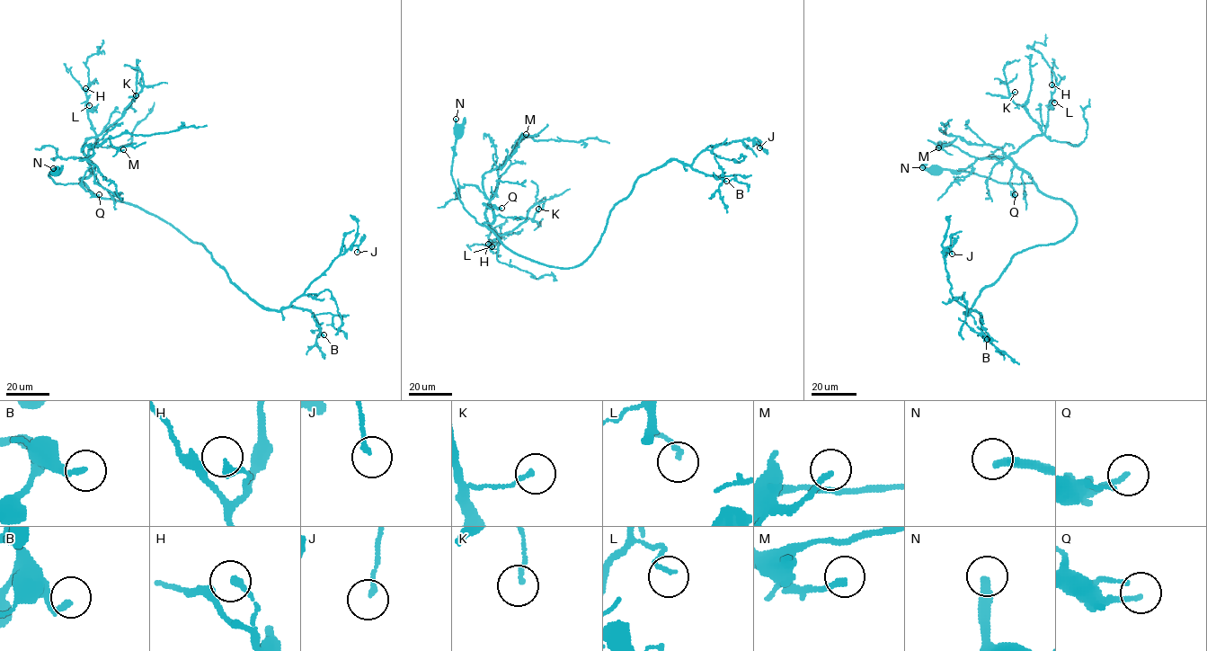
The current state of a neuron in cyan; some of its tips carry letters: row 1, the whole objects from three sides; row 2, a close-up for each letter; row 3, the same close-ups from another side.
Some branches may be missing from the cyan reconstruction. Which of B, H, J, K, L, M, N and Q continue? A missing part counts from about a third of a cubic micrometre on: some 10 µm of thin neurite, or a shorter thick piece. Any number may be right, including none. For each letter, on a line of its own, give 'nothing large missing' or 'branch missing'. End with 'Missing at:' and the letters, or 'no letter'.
B: branch missing
H: nothing large missing
J: nothing large missing
K: nothing large missing
L: nothing large missing
M: nothing large missing
N: nothing large missing
Q: nothing large missing
Missing at: B

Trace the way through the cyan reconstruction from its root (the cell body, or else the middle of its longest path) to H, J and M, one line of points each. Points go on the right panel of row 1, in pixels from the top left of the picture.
H: (934, 170), (970, 172), (1000, 182), (1032, 182), (1009, 156), (1045, 132), (1055, 87), (1051, 84)
J: (934, 170), (1033, 182), (1076, 215), (1061, 240), (1016, 253), (967, 315), (950, 291), (944, 249), (952, 254)
M: (934, 170), (970, 172), (1000, 182), (1033, 182), (1028, 173), (996, 147), (969, 144), (957, 137), (938, 147)

